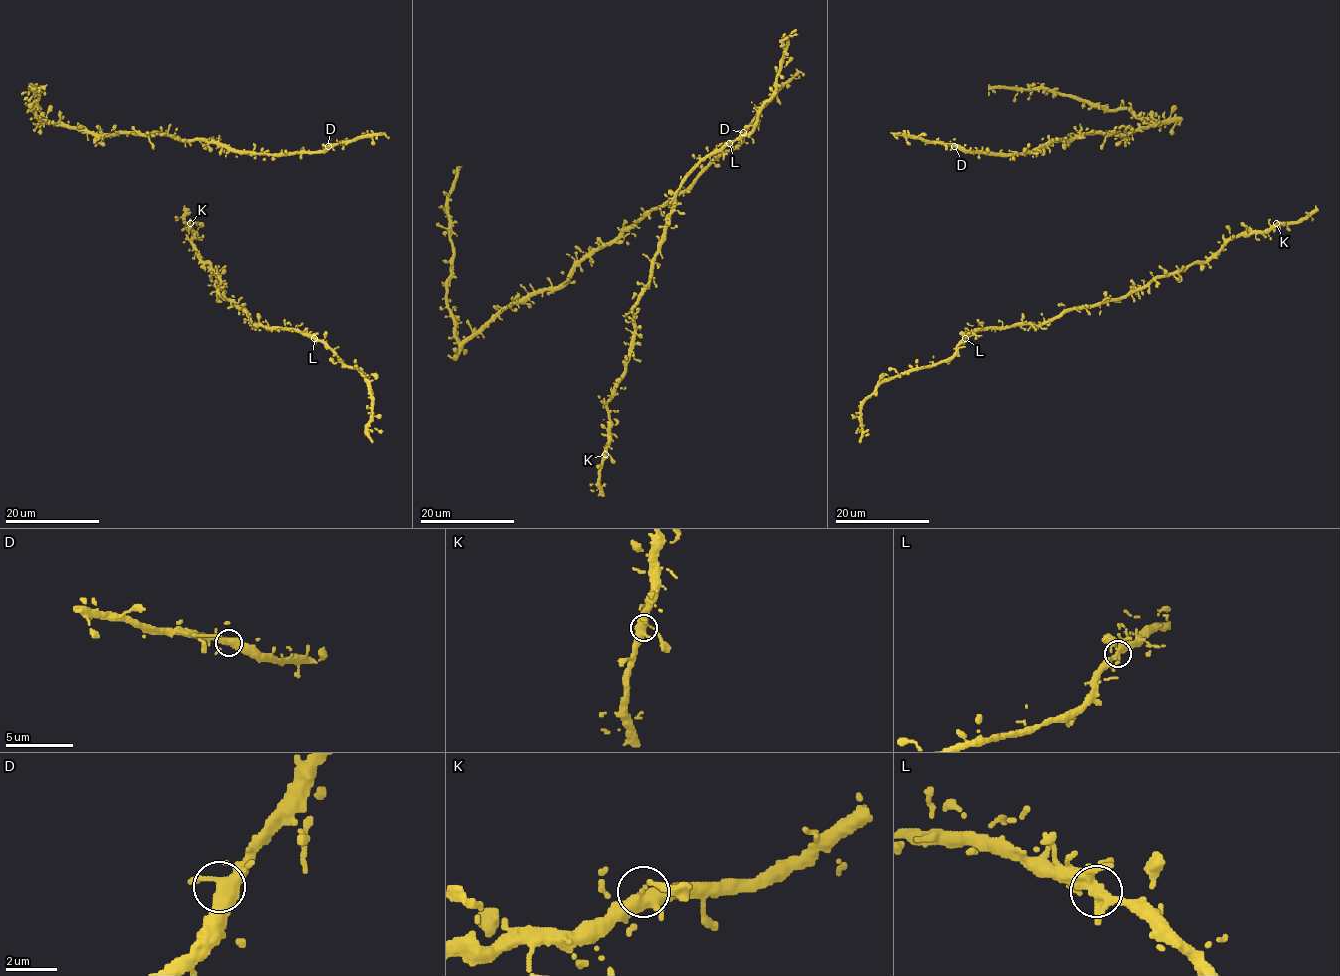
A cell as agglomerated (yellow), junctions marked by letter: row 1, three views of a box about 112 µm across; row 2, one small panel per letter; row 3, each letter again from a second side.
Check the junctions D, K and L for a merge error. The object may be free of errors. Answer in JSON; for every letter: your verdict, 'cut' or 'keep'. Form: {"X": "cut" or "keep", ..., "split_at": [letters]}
{"D": "keep", "K": "keep", "L": "keep", "split_at": []}

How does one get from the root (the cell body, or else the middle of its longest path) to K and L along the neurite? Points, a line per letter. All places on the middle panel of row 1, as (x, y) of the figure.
K: (625, 327), (632, 333), (632, 343), (615, 394), (606, 403), (609, 420), (605, 454)
L: (625, 327), (635, 330), (632, 309), (649, 280), (666, 217), (673, 208), (673, 194), (700, 161), (730, 143)

